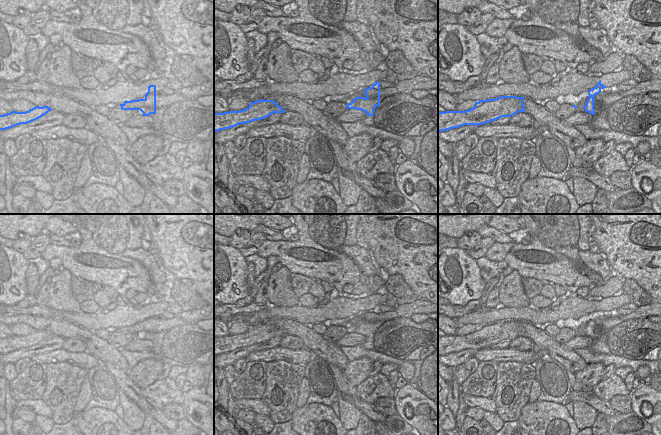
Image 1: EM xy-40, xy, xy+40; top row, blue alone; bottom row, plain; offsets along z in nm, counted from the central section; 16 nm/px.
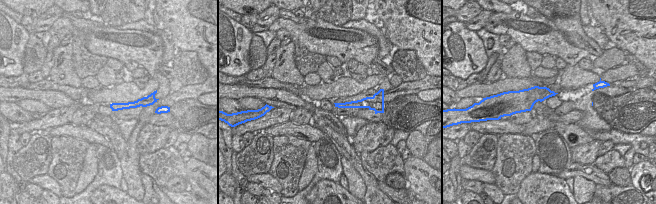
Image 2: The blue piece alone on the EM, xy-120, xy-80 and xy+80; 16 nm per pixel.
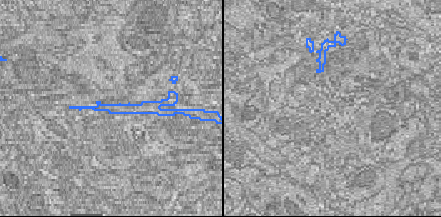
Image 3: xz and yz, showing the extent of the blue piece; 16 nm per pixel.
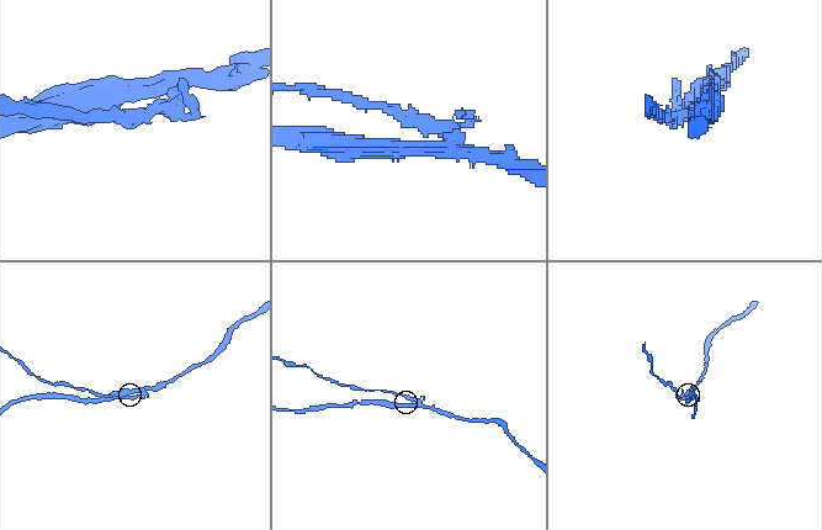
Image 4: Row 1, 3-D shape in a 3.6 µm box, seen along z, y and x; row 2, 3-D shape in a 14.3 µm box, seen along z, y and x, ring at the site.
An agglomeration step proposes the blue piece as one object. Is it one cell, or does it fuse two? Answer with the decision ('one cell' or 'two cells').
two cells

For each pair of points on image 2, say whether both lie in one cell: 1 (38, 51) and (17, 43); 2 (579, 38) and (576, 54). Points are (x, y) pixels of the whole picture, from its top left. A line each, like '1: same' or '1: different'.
1: different
2: different

